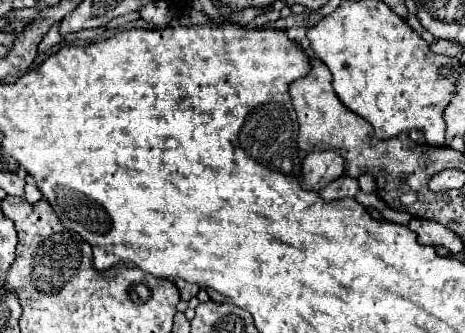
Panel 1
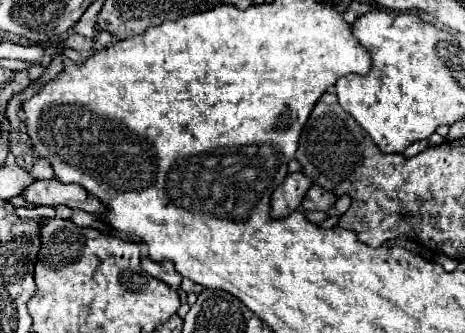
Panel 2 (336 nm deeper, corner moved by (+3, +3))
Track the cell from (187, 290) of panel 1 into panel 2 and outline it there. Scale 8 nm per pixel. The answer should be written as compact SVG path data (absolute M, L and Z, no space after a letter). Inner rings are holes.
M144 255L144 257L142 257L142 269L144 269L148 275L152 275L154 279L164 281L168 287L180 289L182 275L174 271L174 265L172 265L172 263L168 263L168 261L164 261L164 263L154 263L154 261L150 261L150 259Z

